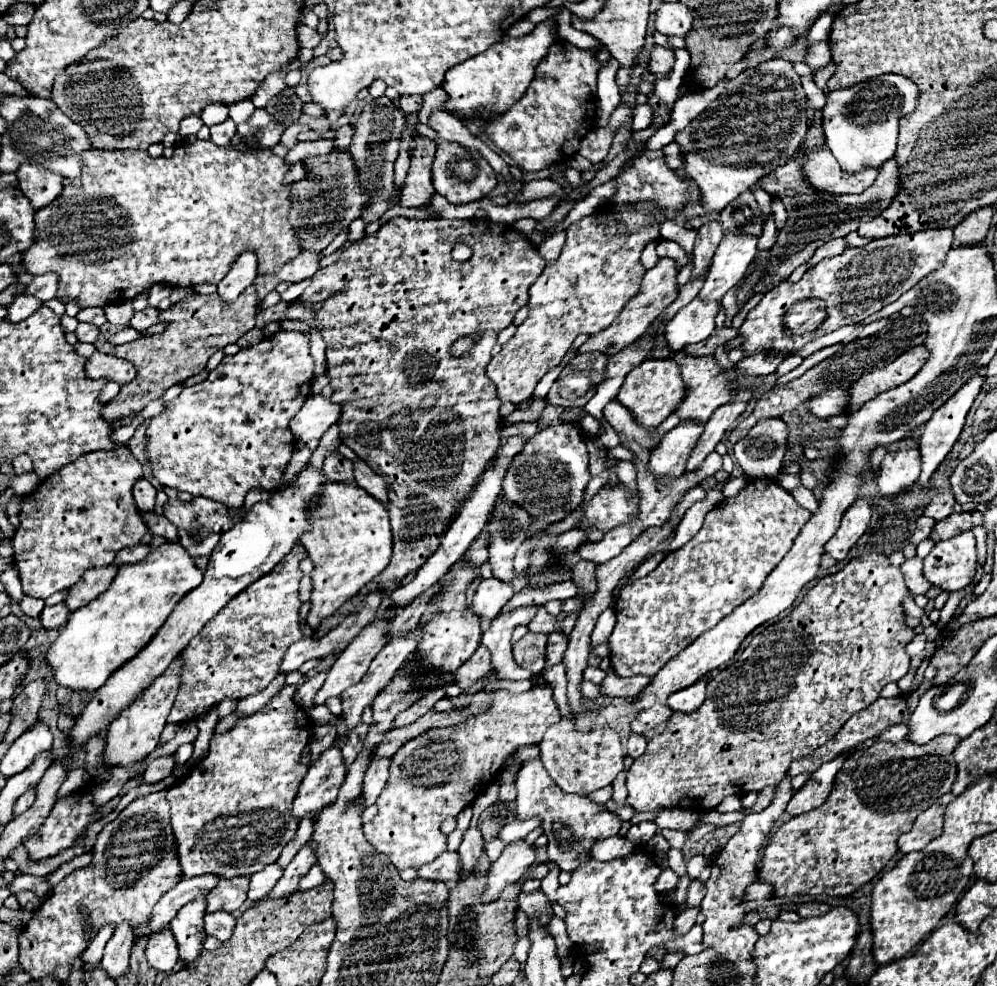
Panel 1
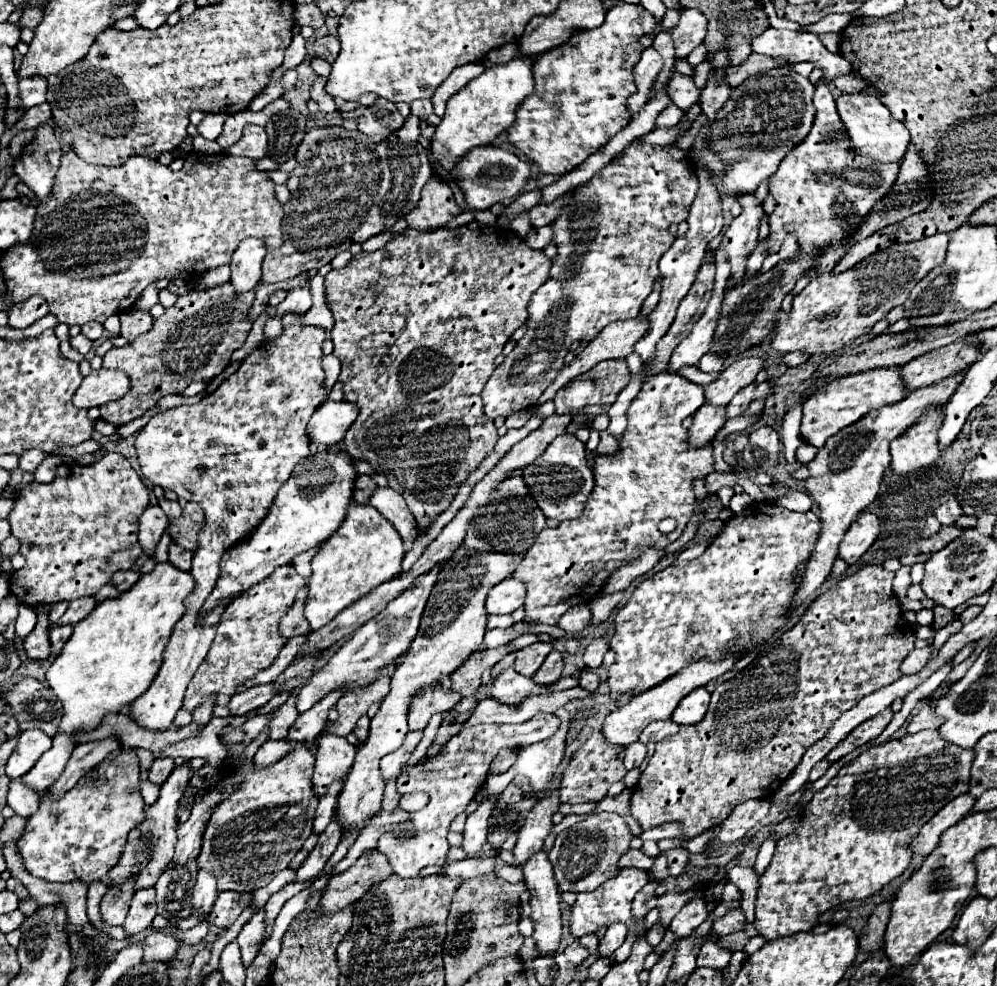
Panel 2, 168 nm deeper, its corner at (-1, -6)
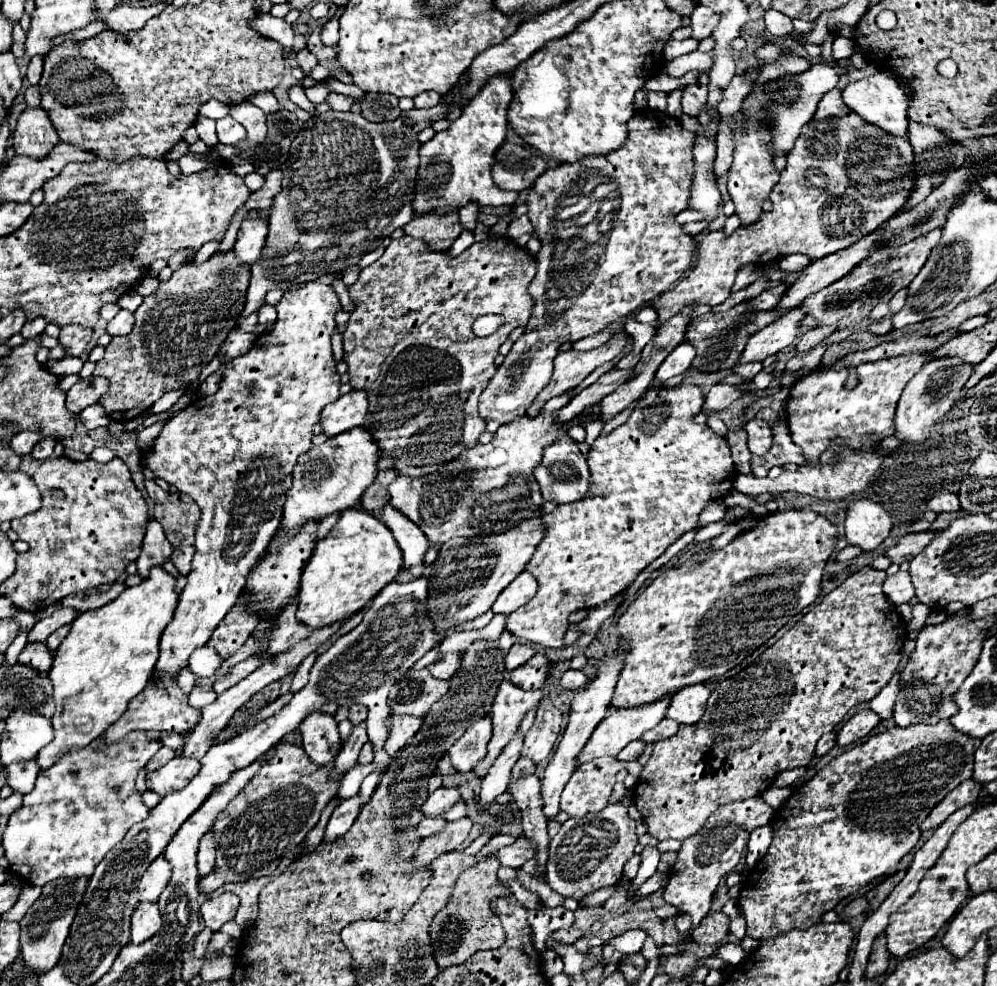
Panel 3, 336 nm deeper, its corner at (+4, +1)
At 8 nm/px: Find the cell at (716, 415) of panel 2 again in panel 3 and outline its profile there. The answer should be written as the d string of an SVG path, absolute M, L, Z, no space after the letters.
M717 384L709 390L707 394L707 400L705 400L705 408L709 412L713 410L723 410L727 408L731 402L735 402L737 398L745 396L747 390L739 390L737 386L731 386L731 384Z

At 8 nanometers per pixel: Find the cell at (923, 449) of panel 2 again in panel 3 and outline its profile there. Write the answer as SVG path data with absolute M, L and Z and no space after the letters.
M933 358L933 360L929 360L907 382L907 386L899 398L899 406L897 406L897 414L895 414L895 436L901 442L909 442L909 444L925 442L925 438L933 432L935 424L957 402L959 392L963 390L971 372L973 372L973 366L967 362L961 362L961 358Z

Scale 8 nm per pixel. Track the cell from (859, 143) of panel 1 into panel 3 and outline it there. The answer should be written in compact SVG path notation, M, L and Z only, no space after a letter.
M877 72L869 78L849 82L847 88L843 90L843 100L855 114L865 118L869 124L875 124L875 126L887 130L893 136L905 136L907 134L909 102L901 90L897 78L893 78L889 72Z

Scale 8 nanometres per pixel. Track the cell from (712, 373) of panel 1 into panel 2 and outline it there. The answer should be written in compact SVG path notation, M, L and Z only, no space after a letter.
M748 357L726 367L718 379L704 385L706 403L710 405L728 405L730 399L750 385L754 377L764 369L764 361L760 357Z

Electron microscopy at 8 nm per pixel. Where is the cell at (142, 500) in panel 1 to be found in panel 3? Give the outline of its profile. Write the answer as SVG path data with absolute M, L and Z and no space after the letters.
M151 520L147 526L145 540L143 540L141 556L137 558L137 574L141 578L147 578L149 570L153 566L163 566L171 558L171 554L173 554L173 546L165 538L163 526L159 522Z

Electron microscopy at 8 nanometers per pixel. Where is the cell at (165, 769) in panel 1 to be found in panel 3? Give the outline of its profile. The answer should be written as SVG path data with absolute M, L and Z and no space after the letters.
M161 746L159 752L147 762L147 770L157 770L157 768L165 766L169 760L173 760L175 756L177 756L175 750L171 750L171 748L167 748L167 746Z

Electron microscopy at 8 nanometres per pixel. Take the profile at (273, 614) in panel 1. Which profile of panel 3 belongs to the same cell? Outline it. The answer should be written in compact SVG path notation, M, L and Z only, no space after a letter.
M235 604L221 620L221 628L215 628L207 646L215 648L219 656L225 660L245 644L245 640L251 636L257 624L259 624L257 614L249 614L245 612L245 606Z

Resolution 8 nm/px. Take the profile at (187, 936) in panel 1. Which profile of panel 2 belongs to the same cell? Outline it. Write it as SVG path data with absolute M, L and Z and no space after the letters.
M198 871L198 879L192 893L192 913L198 913L198 911L210 913L216 897L218 897L216 879L206 871Z

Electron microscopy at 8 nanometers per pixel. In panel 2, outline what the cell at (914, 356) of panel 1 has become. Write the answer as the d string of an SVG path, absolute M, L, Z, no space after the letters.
M964 341L950 343L946 347L924 353L900 367L900 377L908 391L932 385L958 369L972 365L978 359L978 351Z

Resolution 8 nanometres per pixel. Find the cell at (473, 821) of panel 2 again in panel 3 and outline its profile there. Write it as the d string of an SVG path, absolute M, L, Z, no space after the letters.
M517 732L511 738L511 742L501 750L499 758L489 768L489 774L483 778L479 806L491 804L499 794L503 794L507 790L507 784L511 778L511 768L517 762L517 758L521 756L521 746L523 746L523 736Z

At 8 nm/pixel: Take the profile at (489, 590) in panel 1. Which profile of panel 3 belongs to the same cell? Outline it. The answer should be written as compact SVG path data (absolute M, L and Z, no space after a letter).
M521 572L497 598L497 602L493 604L493 612L495 614L511 614L513 610L517 610L519 606L523 606L525 602L529 602L533 598L533 594L537 594L537 580L529 574L529 572Z

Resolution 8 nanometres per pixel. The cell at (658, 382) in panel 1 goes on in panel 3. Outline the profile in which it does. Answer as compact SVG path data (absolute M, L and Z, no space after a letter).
M681 384L681 386L675 386L675 388L651 388L647 390L647 396L639 400L637 408L633 410L633 414L629 416L629 420L615 428L613 432L609 432L607 436L599 436L587 456L587 466L589 466L589 472L591 472L591 488L597 492L597 494L587 494L583 500L571 504L569 506L557 506L557 510L553 514L545 514L543 520L547 524L547 530L545 530L545 536L541 540L541 544L537 546L537 552L533 556L533 560L527 564L527 572L531 572L537 582L539 582L539 592L535 594L533 600L529 600L525 606L521 606L519 610L515 610L513 614L507 616L507 630L511 634L515 634L517 638L523 638L527 642L535 642L535 644L541 644L545 648L565 648L565 632L567 632L567 616L575 610L591 610L591 608L597 608L601 606L603 602L611 600L613 596L621 594L625 588L629 588L633 584L633 580L653 562L657 560L677 538L681 538L685 532L689 530L699 530L701 524L699 524L699 514L713 502L713 500L719 500L719 498L725 498L727 494L731 494L733 490L733 480L737 478L735 476L735 466L733 466L733 460L731 460L731 448L727 444L727 440L723 436L717 436L707 424L698 424L693 420L699 412L701 412L701 406L703 406L703 398L701 398L701 388L697 386L691 386L691 384Z

